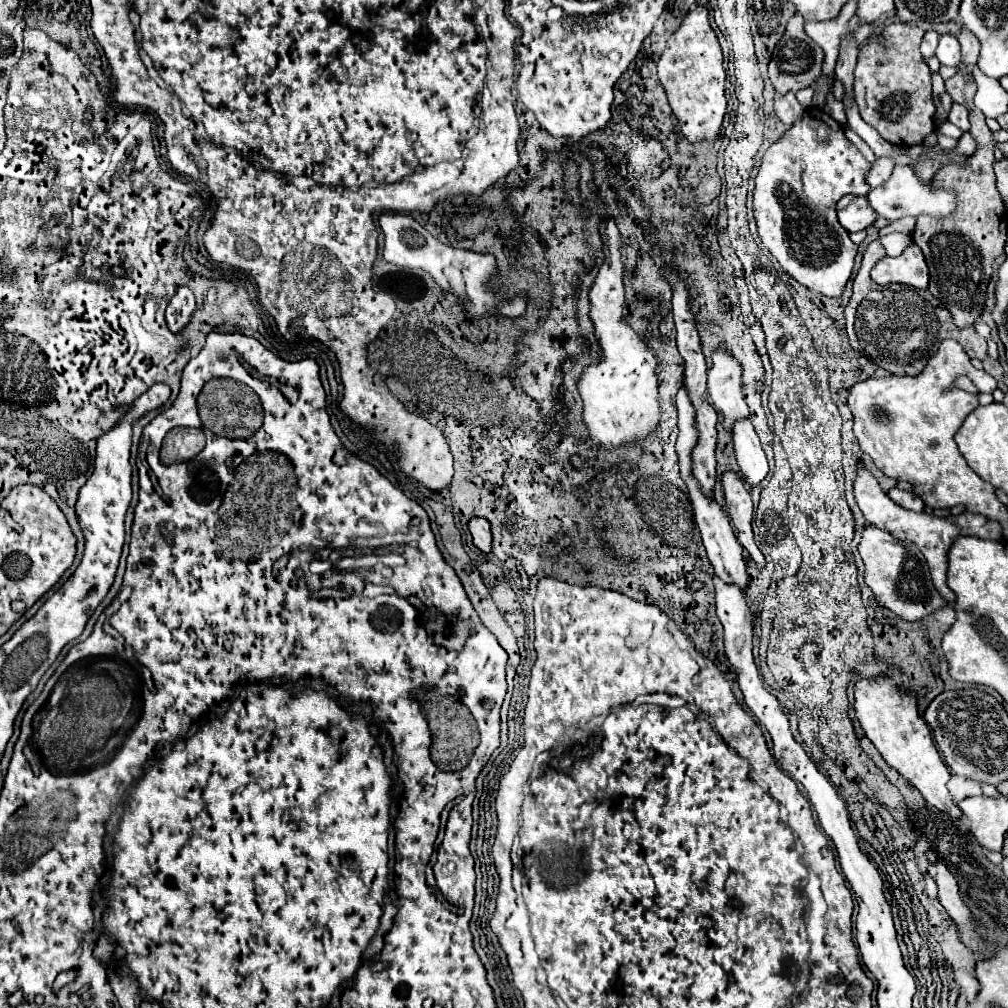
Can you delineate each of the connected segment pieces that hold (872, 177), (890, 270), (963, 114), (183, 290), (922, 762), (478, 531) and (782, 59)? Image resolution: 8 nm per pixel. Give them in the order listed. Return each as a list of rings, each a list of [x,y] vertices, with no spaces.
[[[887,157],[877,159],[877,161],[873,163],[873,167],[869,169],[869,173],[867,173],[867,183],[869,183],[871,187],[883,185],[883,183],[891,177],[893,167],[895,167],[895,163],[893,163],[891,159],[887,159]]]
[[[913,243],[897,257],[883,257],[873,269],[871,277],[879,285],[903,283],[915,289],[927,289],[929,269],[921,249]]]
[[[953,103],[953,107],[951,107],[951,113],[949,113],[949,121],[953,123],[953,125],[957,125],[961,131],[967,131],[969,129],[969,111],[963,107],[963,105],[959,105],[959,103]]]
[[[181,285],[177,287],[177,293],[173,295],[173,299],[169,301],[167,305],[167,311],[165,311],[165,319],[167,319],[167,327],[171,333],[181,333],[191,317],[193,317],[193,311],[195,311],[195,295],[189,287]]]
[[[859,677],[855,685],[855,713],[863,725],[865,735],[871,739],[883,759],[895,767],[913,787],[917,787],[929,805],[949,813],[953,819],[961,819],[963,813],[951,801],[947,789],[947,781],[951,777],[949,769],[935,749],[927,723],[917,711],[917,699],[911,693],[903,693],[887,677],[875,677],[869,681]]]
[[[473,517],[469,521],[469,531],[473,535],[473,543],[483,553],[491,553],[491,527],[489,527],[489,523],[481,517]]]
[[[793,15],[787,23],[783,37],[775,45],[771,61],[769,61],[769,79],[775,87],[775,91],[781,95],[789,93],[789,91],[797,93],[799,89],[813,85],[821,77],[821,63],[823,63],[823,49],[813,39],[809,39],[809,35],[805,33],[803,17]]]

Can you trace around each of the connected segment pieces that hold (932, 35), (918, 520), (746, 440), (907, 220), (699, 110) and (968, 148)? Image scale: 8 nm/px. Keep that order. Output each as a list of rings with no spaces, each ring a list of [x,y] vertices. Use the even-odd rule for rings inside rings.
[[[927,31],[923,41],[921,41],[921,55],[931,57],[937,49],[937,41],[939,41],[939,33],[937,31]]]
[[[859,467],[857,471],[857,479],[855,479],[855,499],[857,499],[857,505],[859,509],[863,511],[865,519],[869,525],[875,525],[887,533],[891,533],[895,539],[901,539],[901,541],[911,541],[919,547],[919,551],[925,555],[925,561],[927,561],[927,567],[929,567],[929,573],[931,573],[931,581],[935,585],[935,589],[939,591],[939,595],[947,601],[947,603],[953,603],[955,601],[955,595],[953,591],[947,587],[947,551],[951,547],[951,543],[959,537],[959,535],[977,535],[977,537],[983,537],[983,539],[993,539],[993,541],[999,541],[1003,539],[1001,537],[1001,531],[999,531],[999,523],[983,517],[983,515],[977,515],[977,513],[961,513],[961,515],[949,515],[949,517],[935,517],[935,515],[929,515],[929,513],[915,513],[915,511],[909,511],[909,509],[903,509],[901,505],[893,503],[887,493],[881,491],[877,479],[863,467]]]
[[[749,417],[735,421],[733,443],[735,443],[735,455],[745,483],[759,485],[765,479],[769,467],[767,467],[767,457],[761,447],[759,435],[755,433]]]
[[[903,217],[903,219],[893,221],[893,223],[889,223],[887,227],[883,227],[883,229],[879,231],[879,235],[883,237],[883,235],[887,235],[887,233],[895,233],[895,231],[905,233],[905,235],[911,235],[911,233],[913,233],[913,227],[915,227],[915,219],[913,219],[913,217]]]
[[[695,5],[683,19],[681,27],[669,37],[667,47],[657,63],[659,79],[669,97],[669,105],[679,119],[681,133],[691,141],[717,139],[719,129],[727,111],[725,99],[725,71],[723,71],[723,55],[717,35],[713,33],[707,9]]]
[[[963,133],[961,135],[961,139],[959,139],[959,143],[957,143],[957,147],[953,149],[953,151],[957,151],[959,155],[971,155],[973,151],[975,151],[975,141],[973,141],[973,137],[969,135],[969,133]]]

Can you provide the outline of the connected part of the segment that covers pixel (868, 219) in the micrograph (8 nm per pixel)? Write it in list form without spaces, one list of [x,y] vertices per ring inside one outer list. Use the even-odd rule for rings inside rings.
[[[845,195],[837,203],[837,215],[839,215],[839,223],[849,233],[863,231],[869,225],[873,225],[875,219],[877,219],[877,213],[871,209],[867,199],[865,197],[857,197],[857,195]]]

